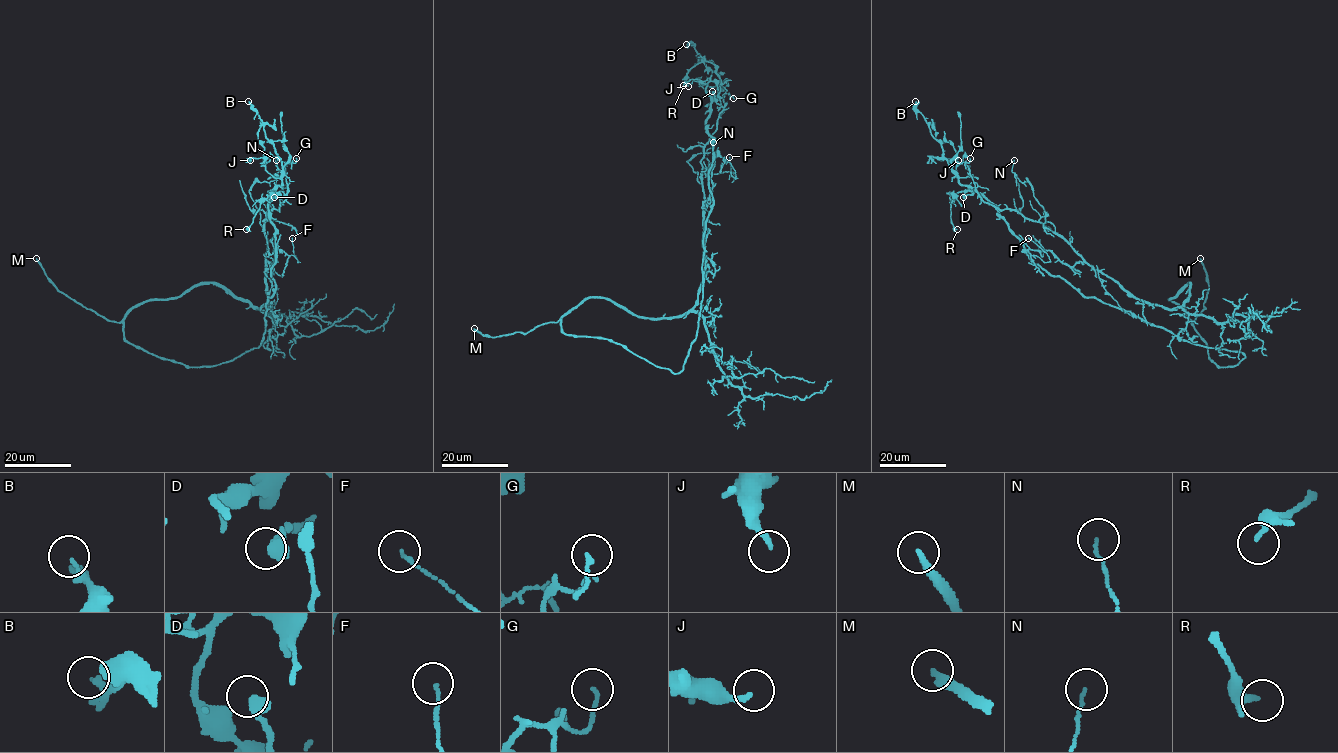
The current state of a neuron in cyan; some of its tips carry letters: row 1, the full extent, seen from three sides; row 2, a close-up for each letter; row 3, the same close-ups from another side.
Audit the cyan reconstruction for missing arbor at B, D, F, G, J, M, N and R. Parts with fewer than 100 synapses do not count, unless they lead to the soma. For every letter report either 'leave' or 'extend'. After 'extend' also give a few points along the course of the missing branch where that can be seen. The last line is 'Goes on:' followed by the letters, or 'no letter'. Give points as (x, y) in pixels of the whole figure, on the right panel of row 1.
B: leave
D: leave
F: leave
G: leave
J: leave
M: extend
N: leave
R: leave
Goes on: M

